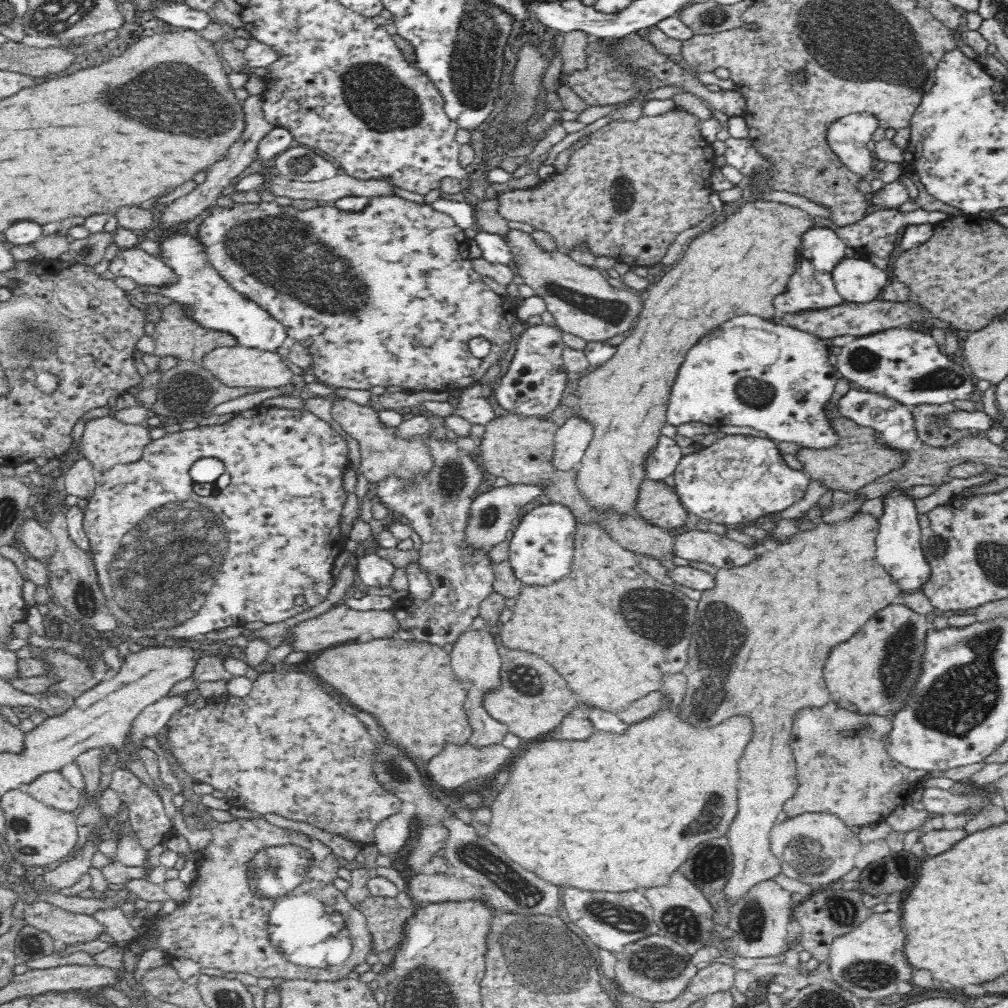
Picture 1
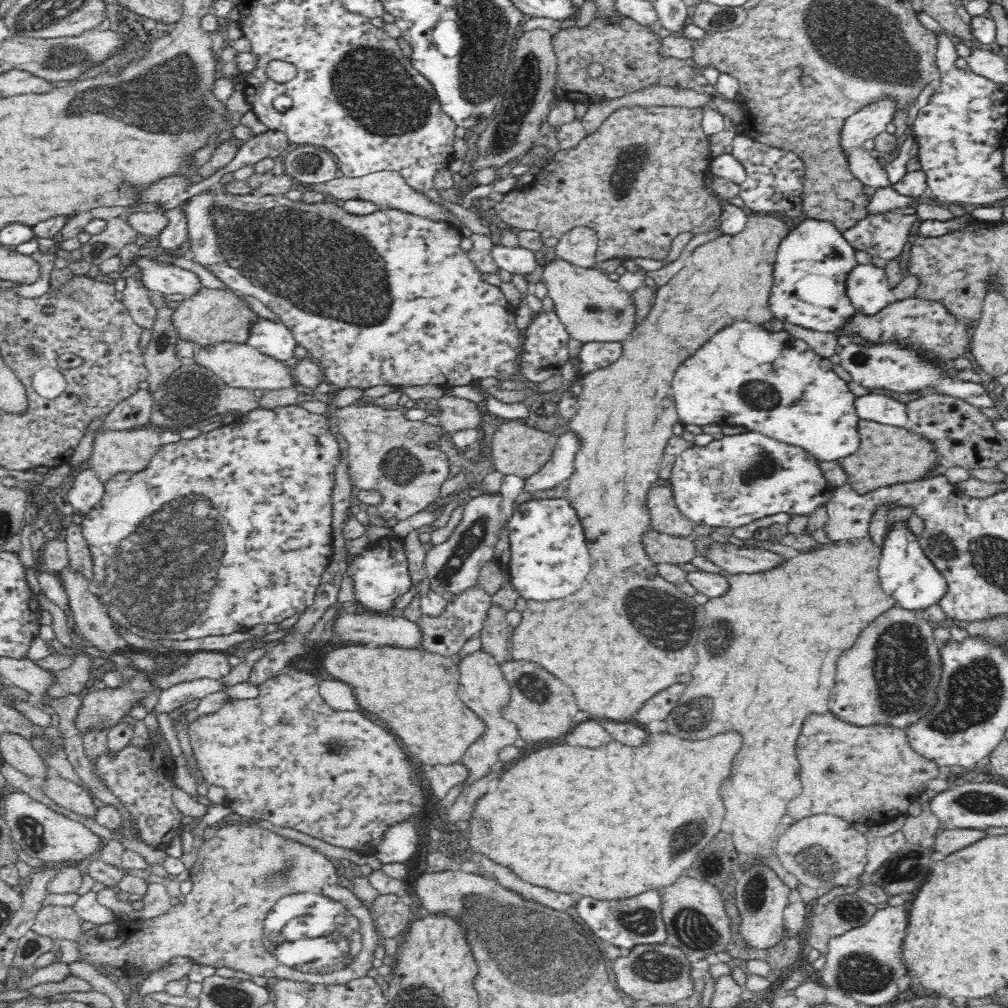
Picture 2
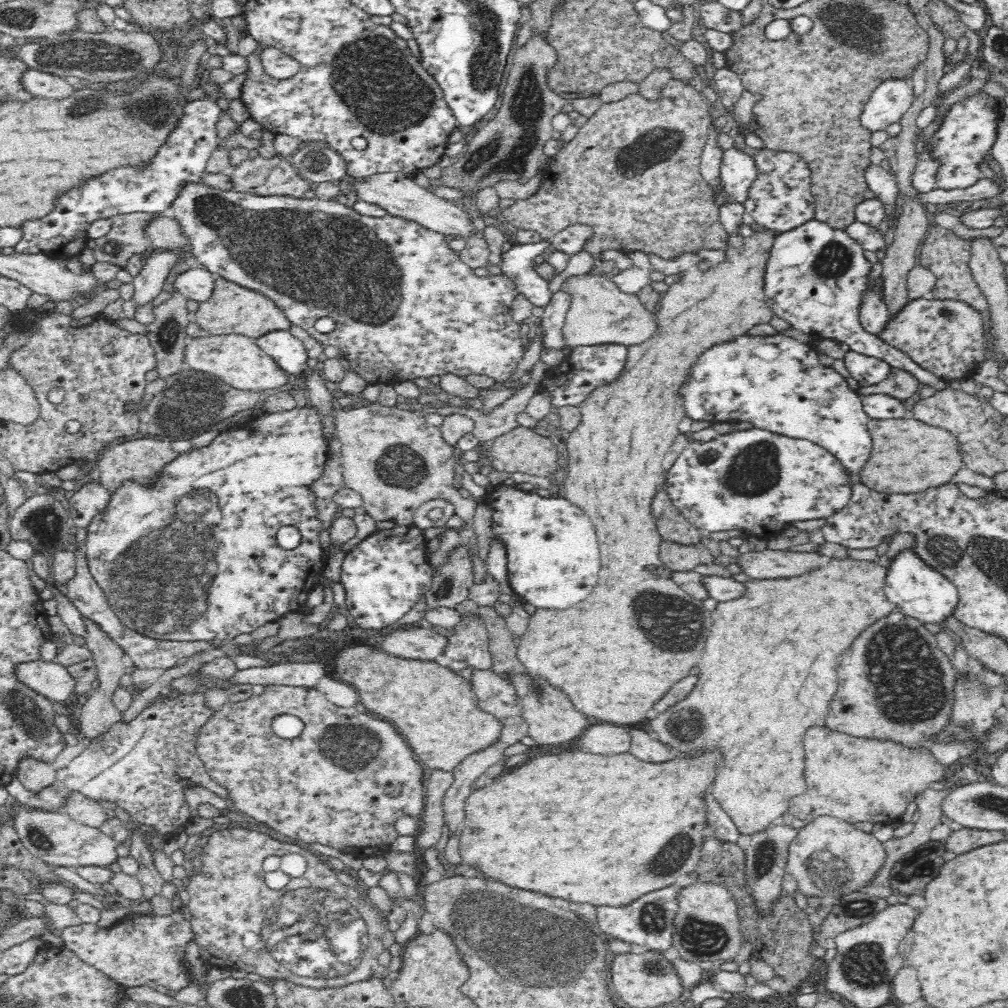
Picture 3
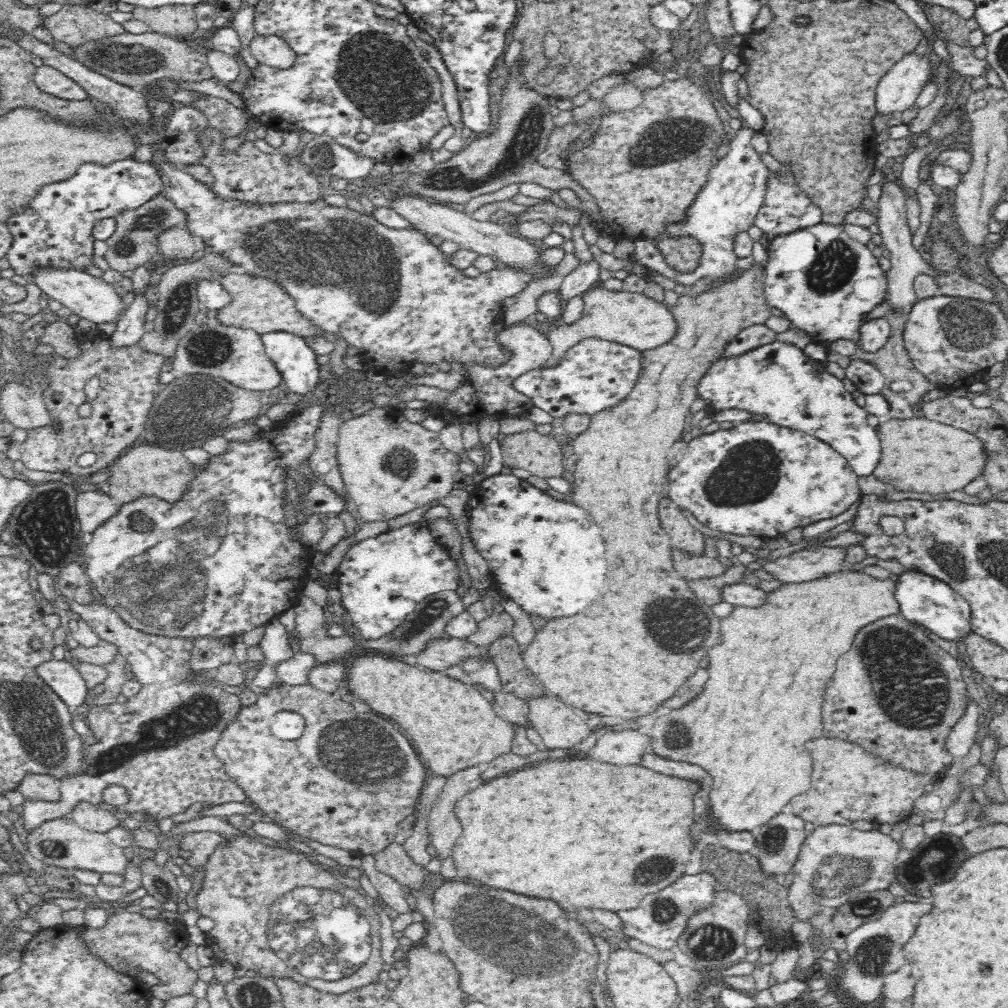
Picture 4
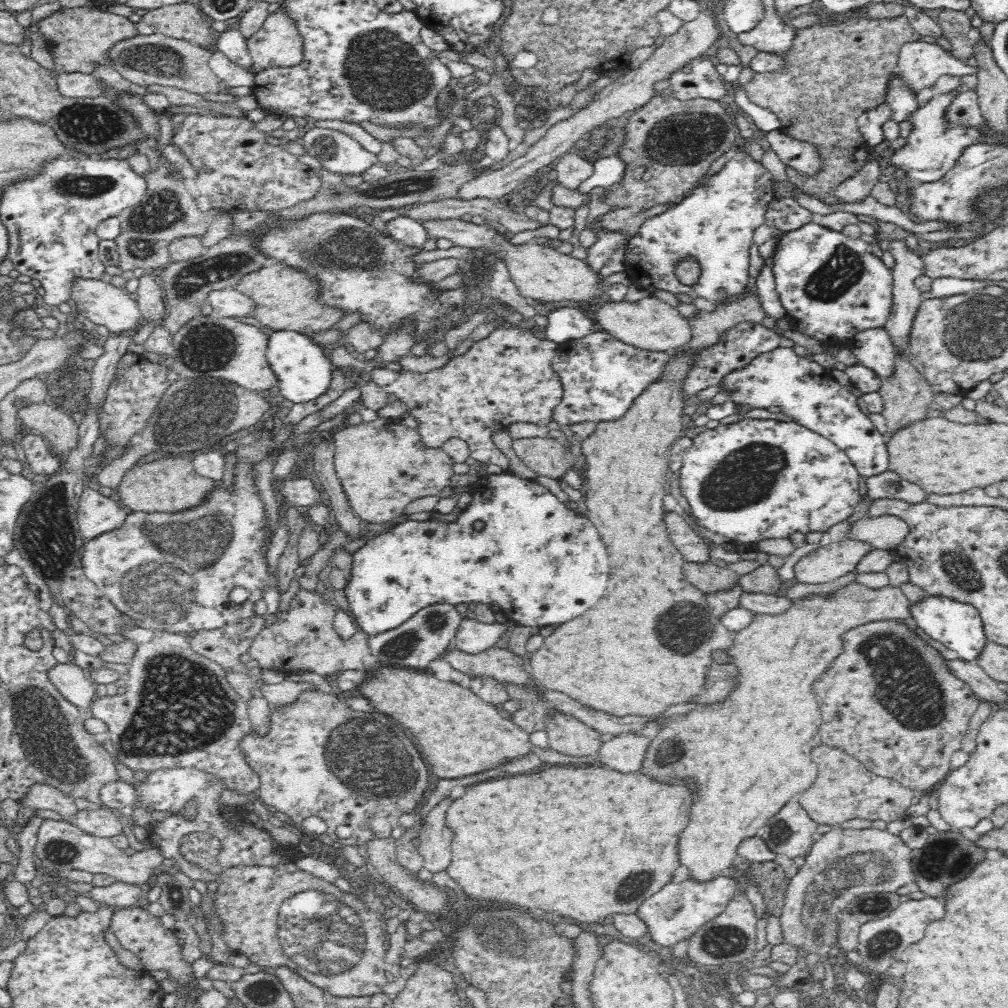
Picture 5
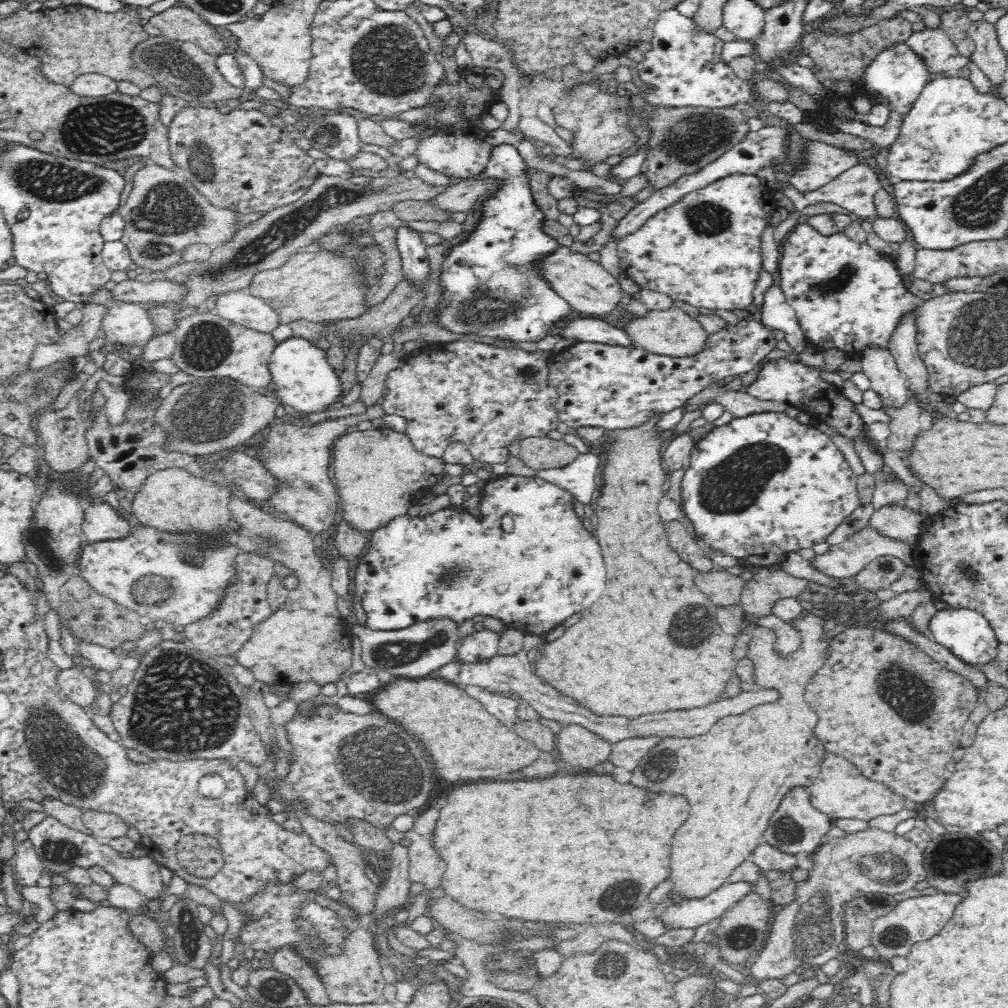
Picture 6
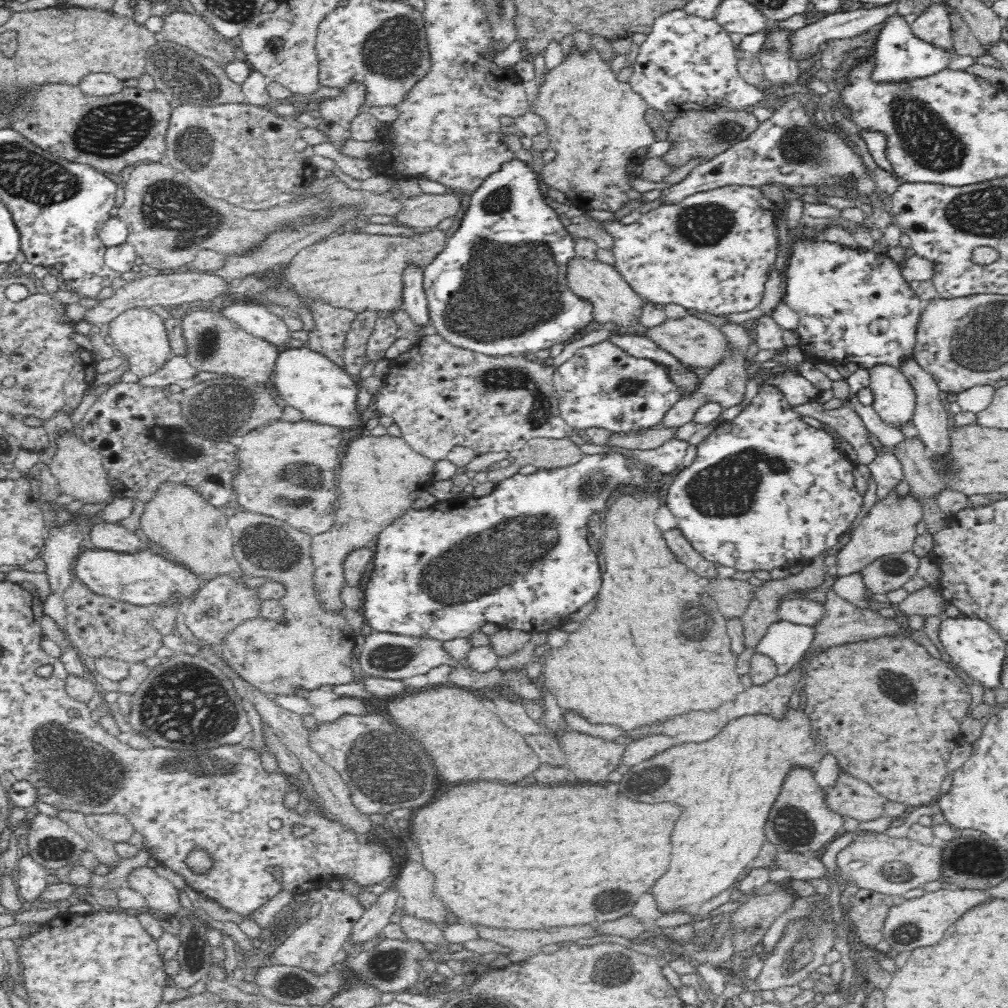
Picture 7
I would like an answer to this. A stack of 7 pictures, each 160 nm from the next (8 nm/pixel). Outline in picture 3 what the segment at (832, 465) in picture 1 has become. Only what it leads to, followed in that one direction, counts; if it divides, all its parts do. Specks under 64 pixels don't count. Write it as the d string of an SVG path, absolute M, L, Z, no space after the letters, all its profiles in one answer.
M914 417L891 418L886 420L871 419L868 431L872 435L874 446L872 456L866 468L859 473L862 484L888 494L916 494L930 488L940 488L944 484L955 482L955 477L967 464L964 462L964 451L958 437L950 430L926 424Z

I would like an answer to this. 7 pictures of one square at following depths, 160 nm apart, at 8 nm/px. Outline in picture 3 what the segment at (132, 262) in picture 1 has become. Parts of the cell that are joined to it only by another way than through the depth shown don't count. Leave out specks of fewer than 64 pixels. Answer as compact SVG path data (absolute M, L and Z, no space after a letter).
M192 268L177 276L175 290L197 303L208 303L214 295L215 280L206 269Z

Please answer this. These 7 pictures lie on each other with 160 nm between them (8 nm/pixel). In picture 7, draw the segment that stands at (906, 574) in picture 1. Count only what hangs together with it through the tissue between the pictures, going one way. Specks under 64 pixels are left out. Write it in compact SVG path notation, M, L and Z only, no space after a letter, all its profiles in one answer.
M965 615L942 618L939 626L939 639L951 662L959 666L973 680L980 682L990 690L1001 687L1002 666L1006 656L1006 644L1003 638L987 623L979 618Z

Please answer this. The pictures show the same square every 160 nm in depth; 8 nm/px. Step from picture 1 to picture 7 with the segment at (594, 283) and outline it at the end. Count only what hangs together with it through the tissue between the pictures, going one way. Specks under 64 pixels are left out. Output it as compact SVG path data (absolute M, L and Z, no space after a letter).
M686 315L680 319L667 318L660 326L648 329L645 337L693 368L719 368L729 352L729 341L719 328L694 315Z

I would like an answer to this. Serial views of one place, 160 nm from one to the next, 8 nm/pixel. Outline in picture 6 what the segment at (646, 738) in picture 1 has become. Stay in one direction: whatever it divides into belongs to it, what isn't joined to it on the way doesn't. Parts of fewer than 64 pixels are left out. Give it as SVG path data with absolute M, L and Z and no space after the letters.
M610 774L598 776L558 776L550 780L530 780L530 782L476 782L468 786L460 786L446 796L446 804L438 810L436 830L433 830L431 844L438 856L446 864L446 874L442 876L444 896L482 914L500 914L506 918L520 918L528 922L564 922L569 924L594 924L613 922L612 918L622 921L628 911L637 907L662 880L668 878L670 866L670 846L672 834L682 826L684 818L688 818L688 802L682 796L666 796L652 794L640 788L632 788L628 784L618 784Z

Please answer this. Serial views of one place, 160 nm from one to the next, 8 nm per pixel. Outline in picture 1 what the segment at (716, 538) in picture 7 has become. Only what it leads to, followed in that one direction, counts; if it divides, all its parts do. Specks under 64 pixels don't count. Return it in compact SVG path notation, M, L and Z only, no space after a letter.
M734 434L699 451L686 450L673 474L681 505L694 516L733 527L757 522L762 516L782 512L800 502L812 478L792 470L776 446L778 443L768 438Z

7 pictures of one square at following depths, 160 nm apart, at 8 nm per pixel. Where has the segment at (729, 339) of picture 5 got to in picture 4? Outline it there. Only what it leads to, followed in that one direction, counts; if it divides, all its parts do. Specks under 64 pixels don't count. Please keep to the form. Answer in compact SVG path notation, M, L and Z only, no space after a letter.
M765 324L753 325L736 334L736 338L725 347L721 358L736 358L756 348L777 342L777 333L769 330Z

